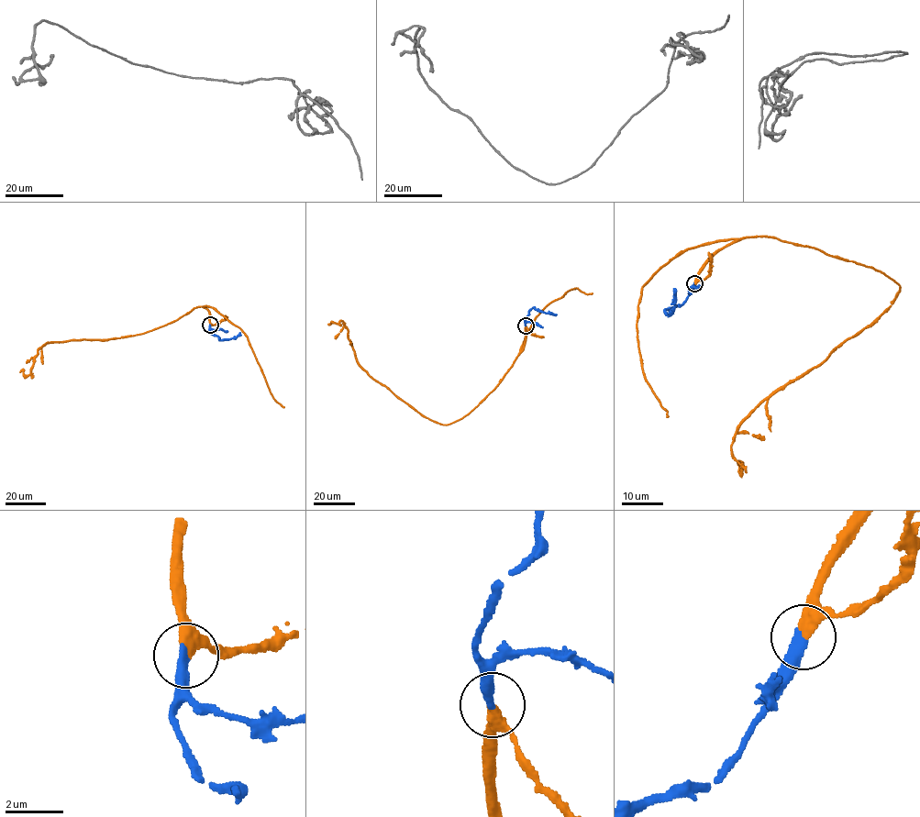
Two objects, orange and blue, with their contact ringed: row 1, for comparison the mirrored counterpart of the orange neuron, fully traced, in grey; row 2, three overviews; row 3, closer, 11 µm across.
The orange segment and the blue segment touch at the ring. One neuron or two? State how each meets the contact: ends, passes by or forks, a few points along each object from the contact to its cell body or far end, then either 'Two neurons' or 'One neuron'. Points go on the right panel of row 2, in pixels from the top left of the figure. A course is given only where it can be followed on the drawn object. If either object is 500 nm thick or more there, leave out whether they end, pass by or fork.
At the ring orange ends. At the ring blue ends. Course of orange: (694, 284), (718, 250), (758, 236), (900, 286), (874, 323), (742, 423), (731, 456), (743, 467). Course of blue: (694, 284), (684, 303), (665, 309), (670, 314), (675, 304), (675, 288). One neuron

